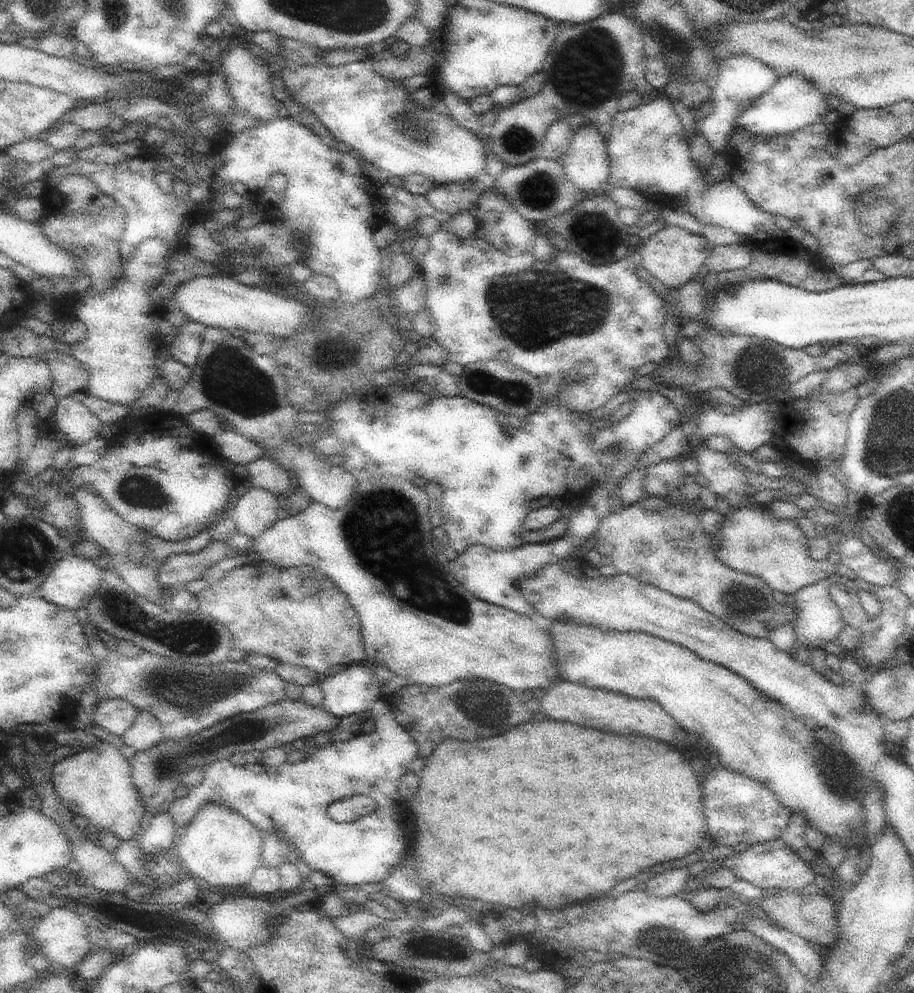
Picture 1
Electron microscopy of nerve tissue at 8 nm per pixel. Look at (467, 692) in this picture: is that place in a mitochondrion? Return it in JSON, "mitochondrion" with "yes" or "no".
{"mitochondrion":"yes"}

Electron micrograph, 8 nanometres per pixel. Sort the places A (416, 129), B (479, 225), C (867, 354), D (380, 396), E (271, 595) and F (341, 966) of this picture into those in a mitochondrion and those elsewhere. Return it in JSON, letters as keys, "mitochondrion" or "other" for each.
{"A":"mitochondrion","B":"other","C":"other","D":"other","E":"other","F":"other"}

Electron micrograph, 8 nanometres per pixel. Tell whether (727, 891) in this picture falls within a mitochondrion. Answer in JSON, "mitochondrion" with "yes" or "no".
{"mitochondrion":"no"}

